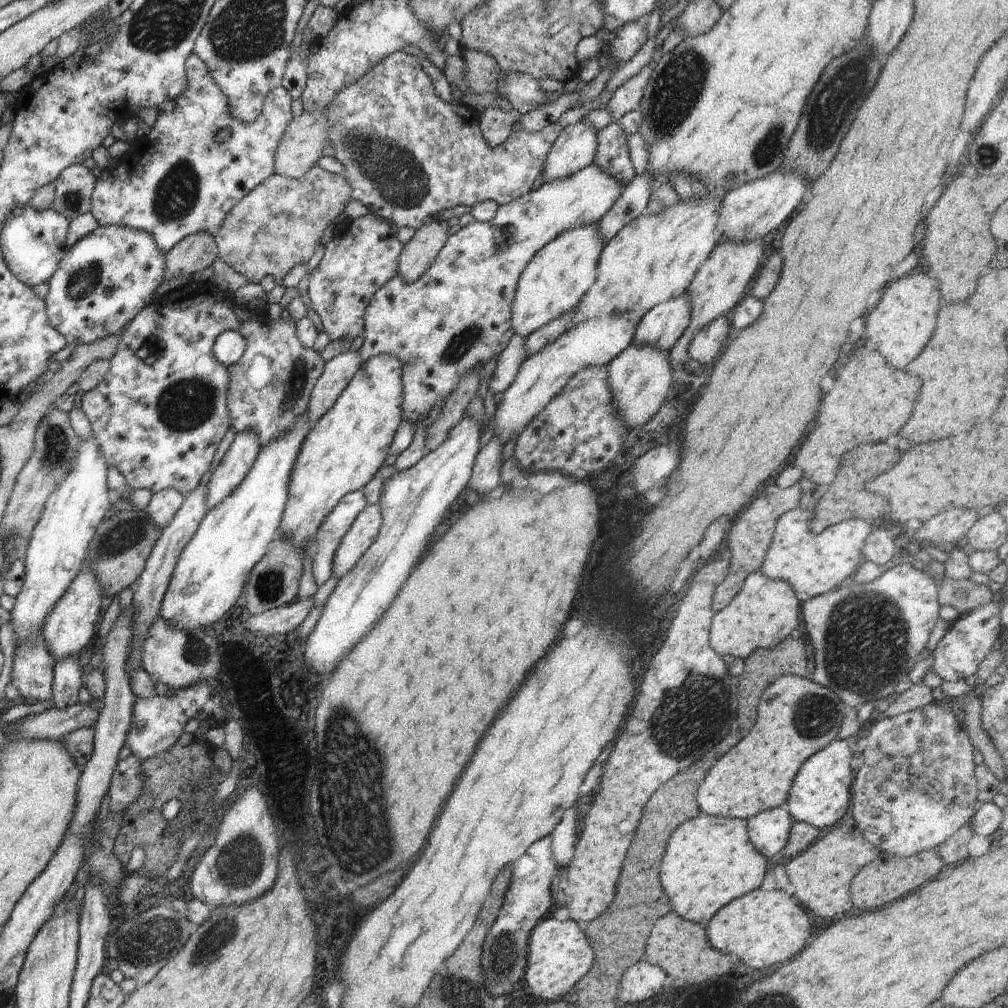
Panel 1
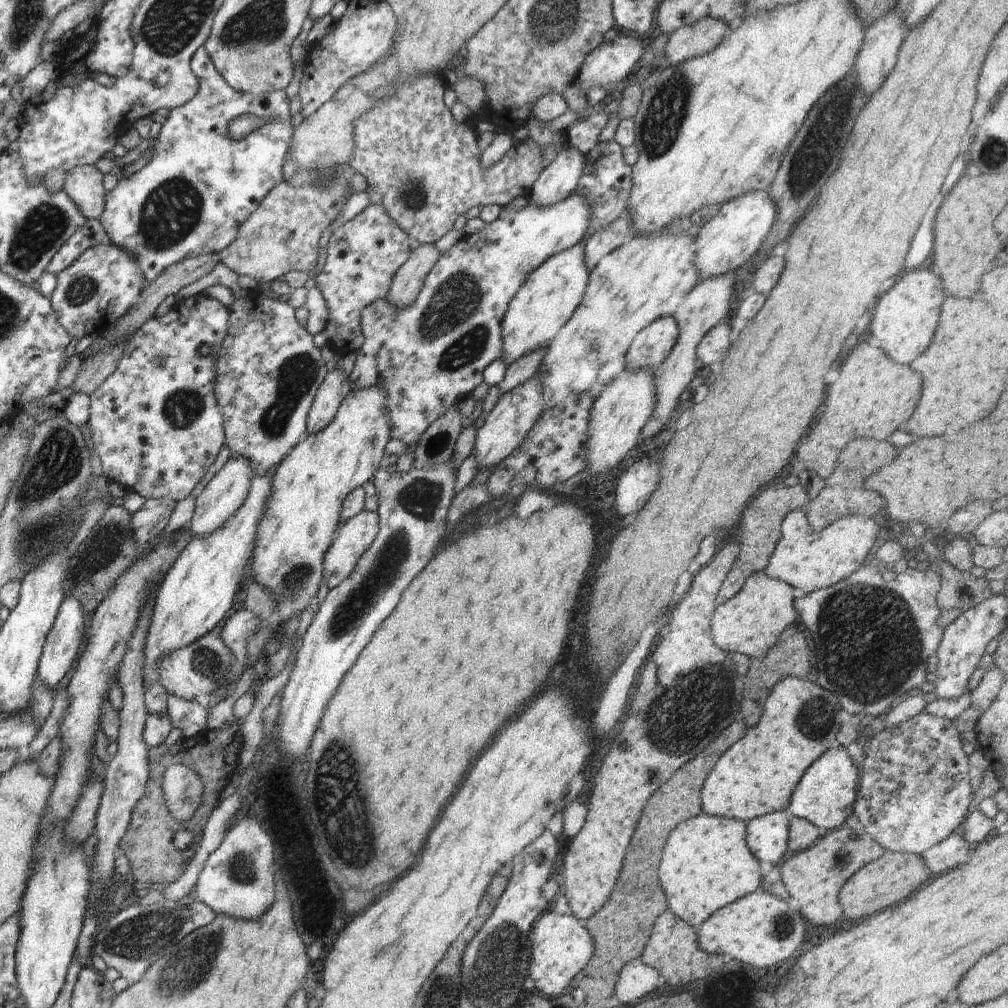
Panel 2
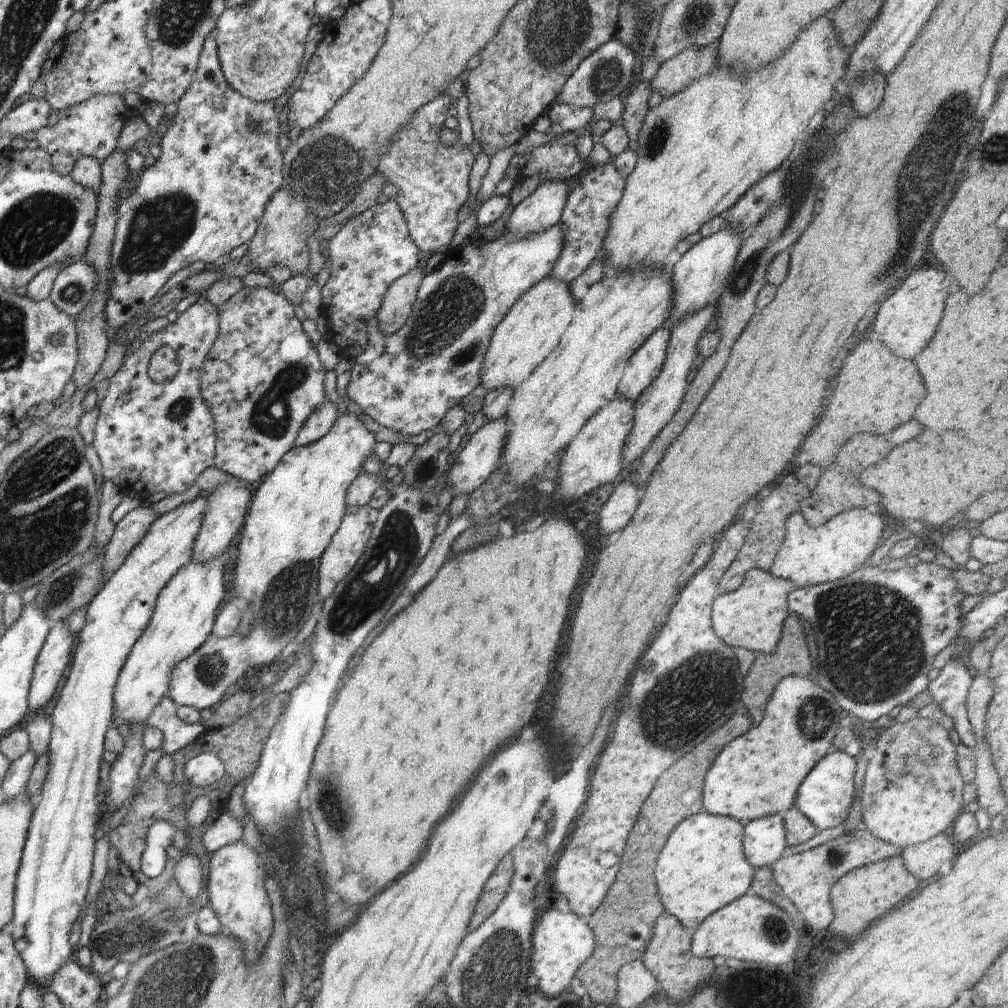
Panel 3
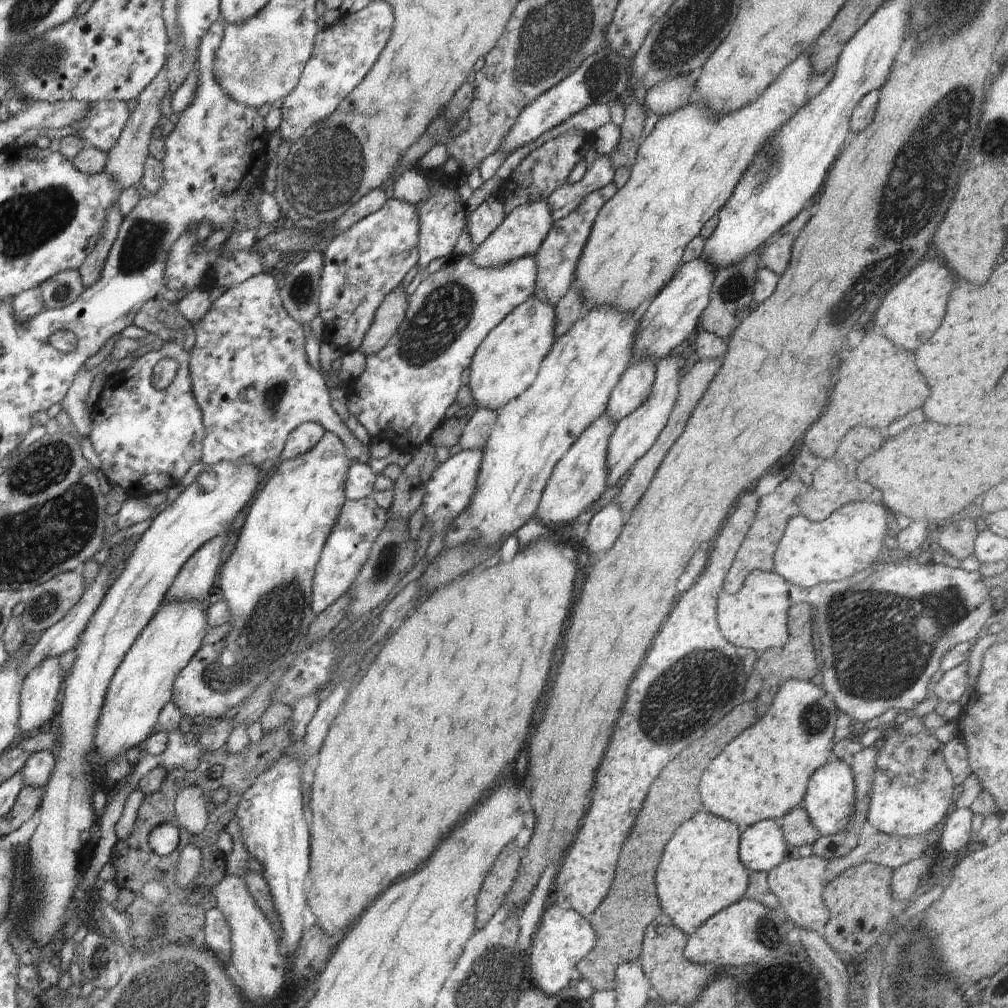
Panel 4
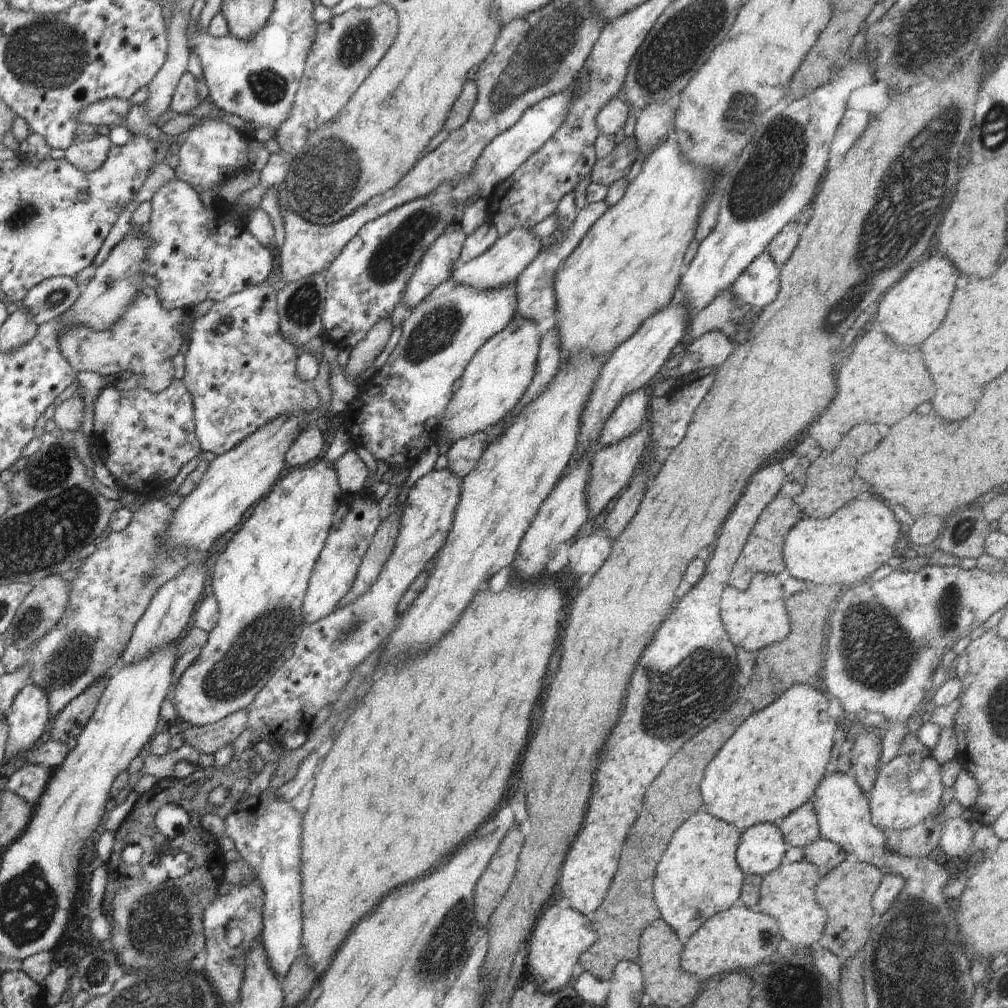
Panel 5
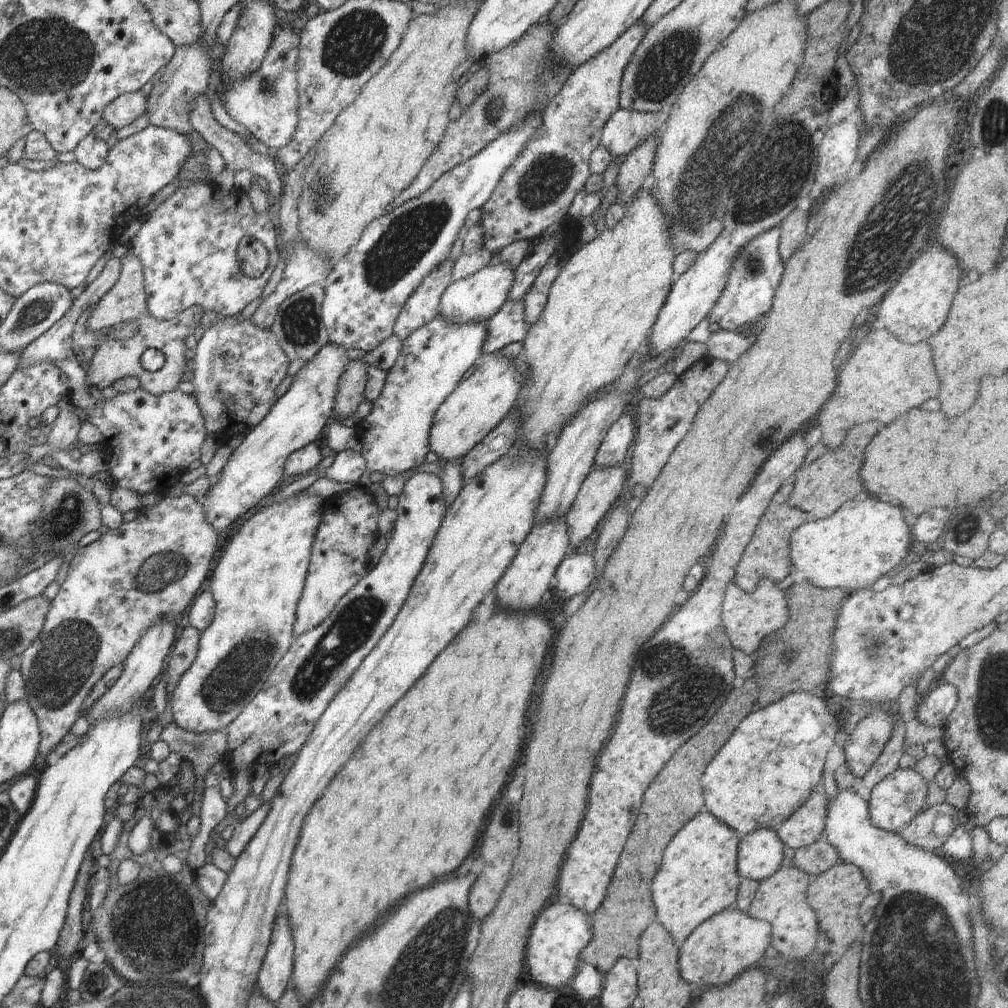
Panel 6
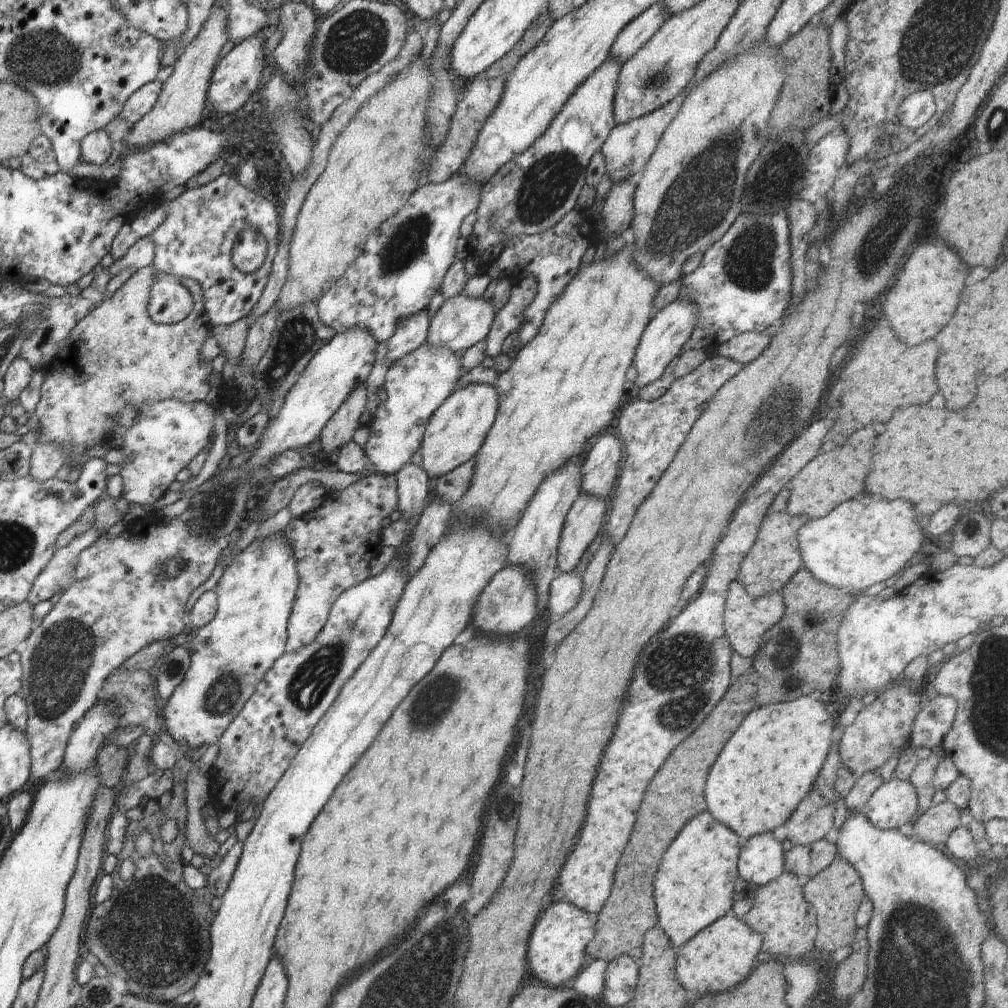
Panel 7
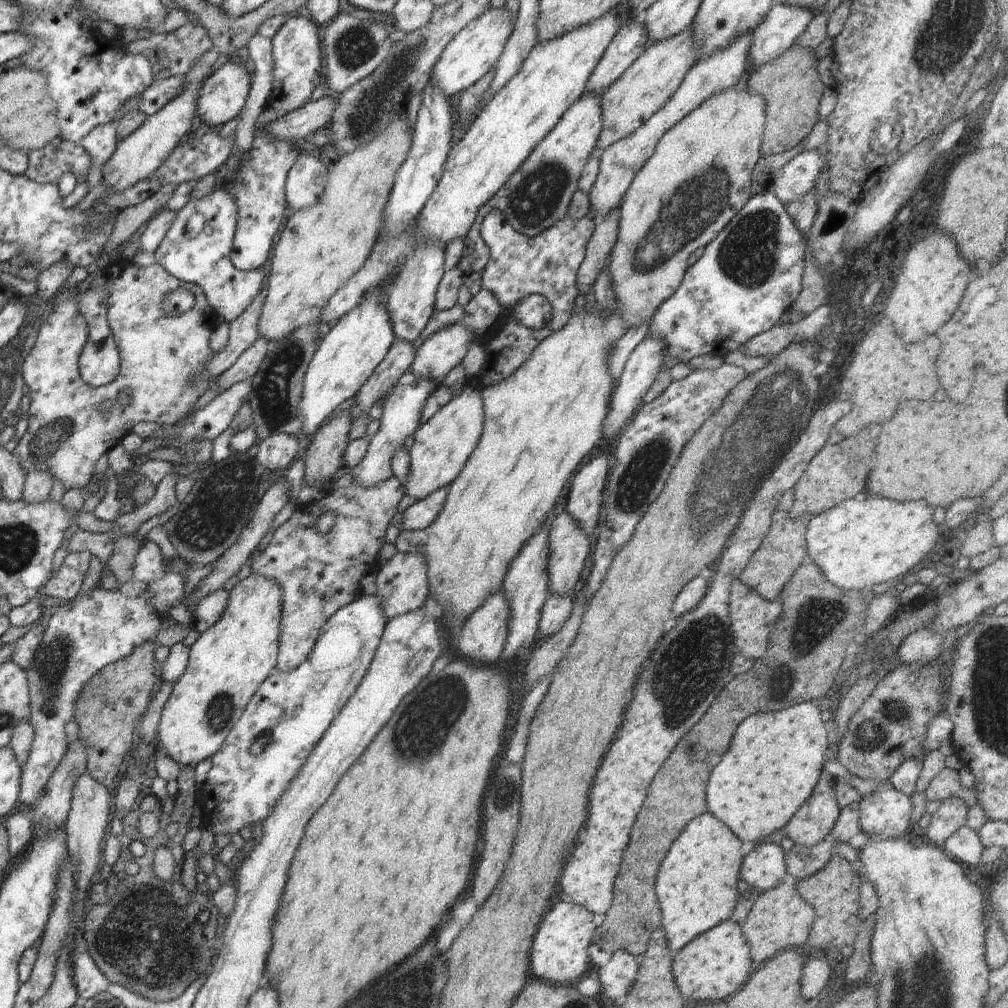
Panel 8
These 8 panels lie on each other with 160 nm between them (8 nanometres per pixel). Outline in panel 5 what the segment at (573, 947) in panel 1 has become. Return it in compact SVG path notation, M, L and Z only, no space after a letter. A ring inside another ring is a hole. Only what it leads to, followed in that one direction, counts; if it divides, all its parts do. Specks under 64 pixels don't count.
M558 905L546 908L532 930L526 966L534 977L533 988L544 993L556 992L558 988L571 984L574 979L572 972L579 963L580 956L598 940L591 917L580 914L571 907L564 910Z

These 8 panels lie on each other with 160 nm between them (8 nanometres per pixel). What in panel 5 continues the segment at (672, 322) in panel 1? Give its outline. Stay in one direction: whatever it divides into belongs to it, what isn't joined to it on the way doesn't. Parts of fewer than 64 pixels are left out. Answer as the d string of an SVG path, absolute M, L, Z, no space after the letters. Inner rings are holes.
M645 388L634 390L614 406L610 416L606 418L600 432L602 447L620 442L626 436L632 436L640 426L650 417L652 398Z

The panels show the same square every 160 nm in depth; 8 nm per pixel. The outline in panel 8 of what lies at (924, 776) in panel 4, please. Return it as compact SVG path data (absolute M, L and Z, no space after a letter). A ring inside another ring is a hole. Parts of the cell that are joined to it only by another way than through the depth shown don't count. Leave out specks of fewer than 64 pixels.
M889 785L868 793L859 801L859 825L867 835L896 839L910 825L910 814L910 796Z

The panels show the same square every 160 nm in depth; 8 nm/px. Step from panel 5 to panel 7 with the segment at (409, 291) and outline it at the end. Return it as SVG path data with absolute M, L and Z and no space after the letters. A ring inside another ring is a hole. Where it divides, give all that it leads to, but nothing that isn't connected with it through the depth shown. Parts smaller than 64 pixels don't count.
M426 308L398 325L394 336L387 340L386 358L390 367L392 363L396 363L426 343L429 324Z

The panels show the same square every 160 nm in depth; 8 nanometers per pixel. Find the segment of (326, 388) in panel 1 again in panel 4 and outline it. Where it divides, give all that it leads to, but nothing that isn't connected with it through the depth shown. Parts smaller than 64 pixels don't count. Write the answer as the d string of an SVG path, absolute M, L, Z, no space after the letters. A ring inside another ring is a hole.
M302 423L297 426L287 438L281 452L281 460L293 459L312 450L324 436L325 428L318 423Z

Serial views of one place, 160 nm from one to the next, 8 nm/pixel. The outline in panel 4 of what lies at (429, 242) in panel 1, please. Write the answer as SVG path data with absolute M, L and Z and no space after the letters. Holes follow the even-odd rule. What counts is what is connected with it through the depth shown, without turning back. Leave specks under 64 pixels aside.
M400 286L384 297L358 350L364 356L369 357L380 352L396 334L409 307L409 303L406 302L405 288Z

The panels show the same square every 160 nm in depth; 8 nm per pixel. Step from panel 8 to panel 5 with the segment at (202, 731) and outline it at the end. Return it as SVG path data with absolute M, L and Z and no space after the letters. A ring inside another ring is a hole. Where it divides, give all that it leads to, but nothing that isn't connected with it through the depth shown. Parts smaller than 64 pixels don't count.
M318 458L308 466L296 467L293 472L280 478L254 506L252 516L232 536L228 547L218 556L211 570L212 592L220 608L220 618L198 658L174 684L172 704L178 712L178 722L202 727L215 724L239 710L248 709L258 692L274 676L274 672L290 659L305 625L302 606L309 581L341 497L334 462Z

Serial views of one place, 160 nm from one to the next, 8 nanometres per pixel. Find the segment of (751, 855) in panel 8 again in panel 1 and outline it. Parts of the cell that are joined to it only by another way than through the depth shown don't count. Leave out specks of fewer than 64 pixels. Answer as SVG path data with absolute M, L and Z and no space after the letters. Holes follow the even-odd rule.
M784 806L770 808L747 819L747 834L752 845L769 860L788 843L794 820Z

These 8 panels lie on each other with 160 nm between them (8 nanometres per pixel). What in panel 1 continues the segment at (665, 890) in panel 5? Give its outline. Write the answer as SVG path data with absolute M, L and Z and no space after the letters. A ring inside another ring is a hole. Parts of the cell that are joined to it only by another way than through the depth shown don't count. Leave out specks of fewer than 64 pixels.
M703 811L672 832L664 854L659 880L673 912L704 929L726 904L761 888L772 867L748 838L747 820L714 817Z

